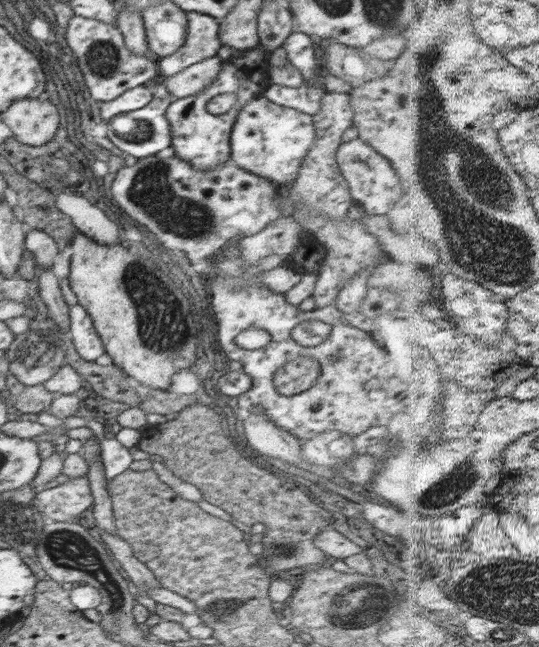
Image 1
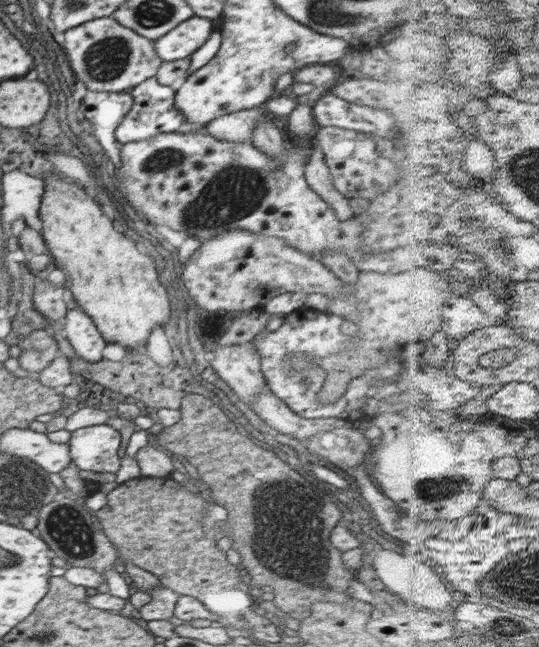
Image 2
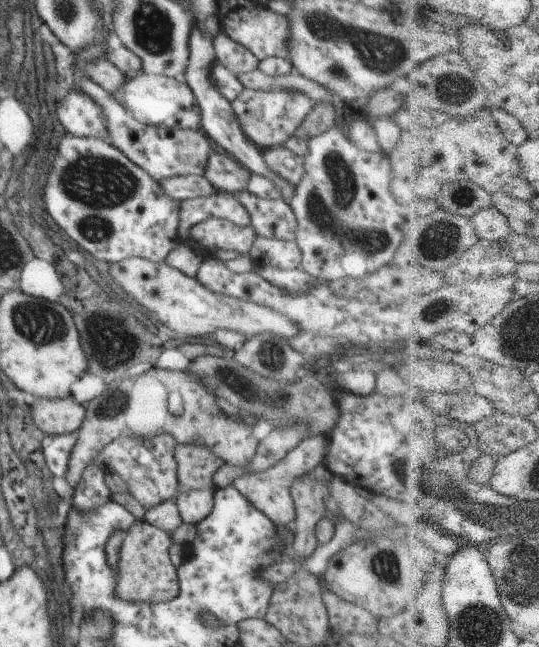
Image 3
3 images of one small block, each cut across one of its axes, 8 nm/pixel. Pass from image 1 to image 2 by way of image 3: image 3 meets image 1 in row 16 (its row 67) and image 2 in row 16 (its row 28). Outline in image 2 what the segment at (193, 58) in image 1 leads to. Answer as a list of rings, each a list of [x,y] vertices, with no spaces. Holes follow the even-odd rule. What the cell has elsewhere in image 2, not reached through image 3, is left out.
[[[194,15],[154,43],[156,54],[166,62],[188,58],[208,41],[213,31],[212,20]]]

